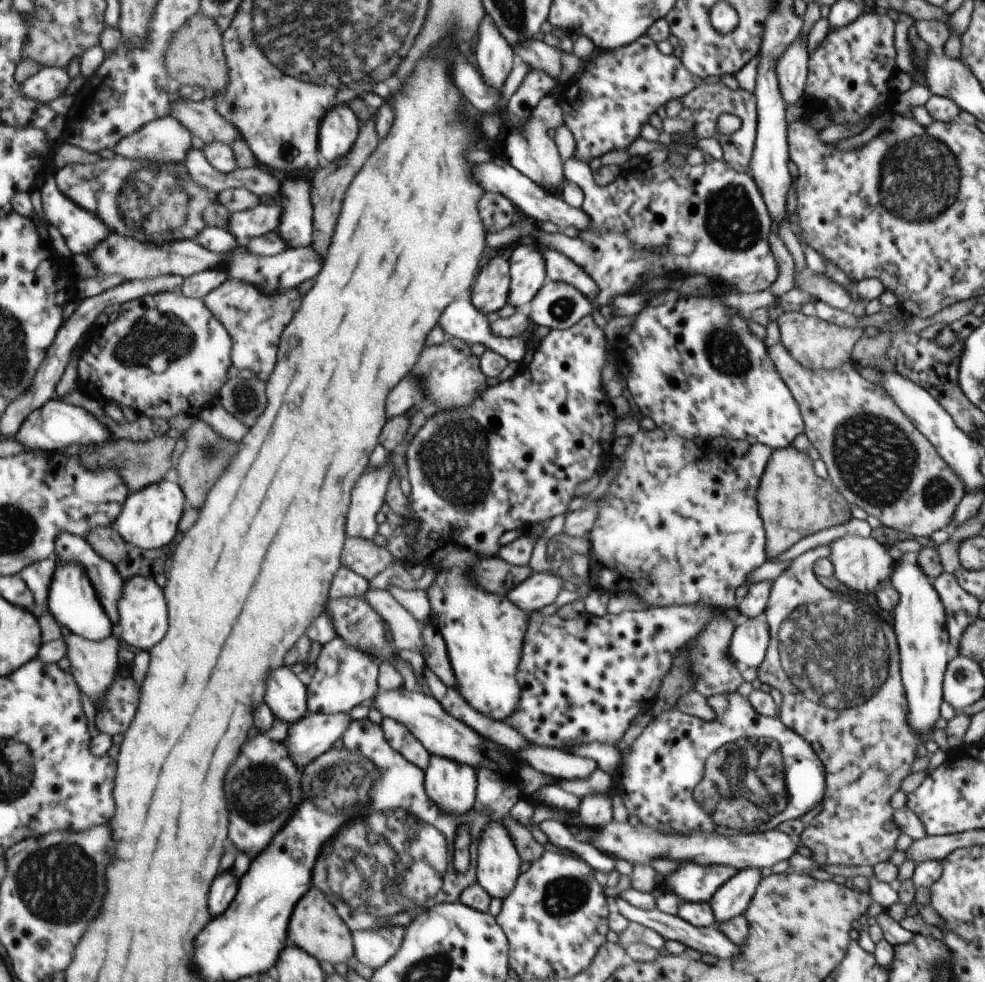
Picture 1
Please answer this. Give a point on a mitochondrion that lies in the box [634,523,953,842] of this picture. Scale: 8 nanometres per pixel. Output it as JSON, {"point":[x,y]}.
{"point":[835,659]}

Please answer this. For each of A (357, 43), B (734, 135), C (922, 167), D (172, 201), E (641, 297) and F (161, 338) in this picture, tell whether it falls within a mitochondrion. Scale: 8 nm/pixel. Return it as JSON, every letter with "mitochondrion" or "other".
{"A":"mitochondrion","B":"other","C":"mitochondrion","D":"mitochondrion","E":"other","F":"mitochondrion"}

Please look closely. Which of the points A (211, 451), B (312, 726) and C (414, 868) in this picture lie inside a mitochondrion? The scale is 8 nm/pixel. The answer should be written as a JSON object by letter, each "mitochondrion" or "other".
{"A":"mitochondrion","B":"mitochondrion","C":"mitochondrion"}

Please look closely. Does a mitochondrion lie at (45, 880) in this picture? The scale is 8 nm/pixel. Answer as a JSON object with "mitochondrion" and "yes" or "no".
{"mitochondrion":"yes"}

